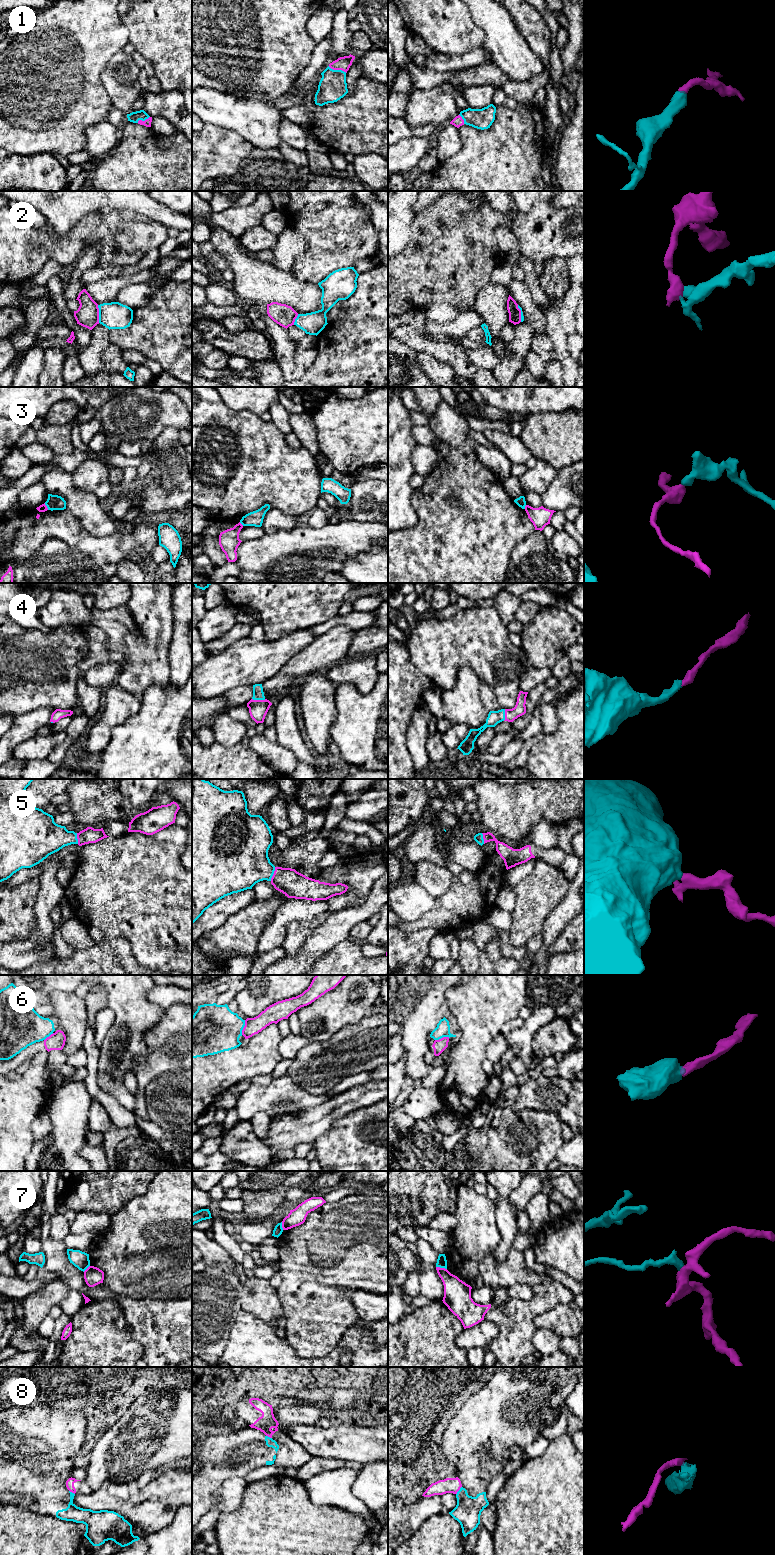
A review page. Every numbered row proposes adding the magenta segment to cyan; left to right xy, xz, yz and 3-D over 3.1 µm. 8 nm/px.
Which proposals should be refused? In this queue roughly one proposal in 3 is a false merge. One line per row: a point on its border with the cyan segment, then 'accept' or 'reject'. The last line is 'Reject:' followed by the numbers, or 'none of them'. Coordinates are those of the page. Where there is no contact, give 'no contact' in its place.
1: xz (337, 70) | accept
2: xy (99, 314) | reject
3: xy (46, 505) | reject
4: xz (259, 699) | accept
5: xz (273, 873) | accept
6: xz (243, 1027) | reject
7: yz (441, 1267) | reject
8: yz (459, 1490) | reject
Reject: 2, 3, 6, 7, 8

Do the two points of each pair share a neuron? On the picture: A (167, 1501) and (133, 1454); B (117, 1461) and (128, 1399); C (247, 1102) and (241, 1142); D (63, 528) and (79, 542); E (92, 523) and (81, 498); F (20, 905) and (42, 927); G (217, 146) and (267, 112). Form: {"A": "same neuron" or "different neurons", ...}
{"A": "different neurons", "B": "different neurons", "C": "different neurons", "D": "same neuron", "E": "same neuron", "F": "different neurons", "G": "different neurons"}

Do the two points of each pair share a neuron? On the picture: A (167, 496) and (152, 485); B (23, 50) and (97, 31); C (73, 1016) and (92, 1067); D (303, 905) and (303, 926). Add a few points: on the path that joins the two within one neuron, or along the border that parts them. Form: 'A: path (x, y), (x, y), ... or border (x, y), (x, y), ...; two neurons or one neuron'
A: path (163, 496), (156, 489); one neuron
B: path (41, 50), (65, 49), (79, 37); one neuron
C: border (87, 1025), (82, 1045); two neurons
D: border (316, 917), (293, 920), (287, 926), (285, 934); two neurons

